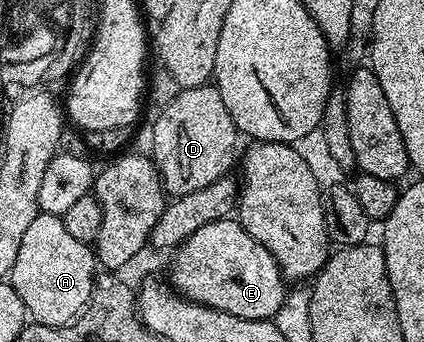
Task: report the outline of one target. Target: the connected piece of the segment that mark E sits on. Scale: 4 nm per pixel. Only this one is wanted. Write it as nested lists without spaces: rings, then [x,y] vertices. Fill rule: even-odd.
[[[228,217],[215,220],[211,224],[203,224],[199,232],[192,234],[182,246],[172,251],[171,258],[173,263],[169,266],[167,278],[172,289],[180,297],[187,298],[190,302],[197,302],[200,306],[210,306],[247,320],[263,322],[276,319],[287,293],[287,279],[281,273],[279,264],[271,256],[271,252],[267,252],[267,248],[263,248],[259,240],[250,236],[240,221]]]

